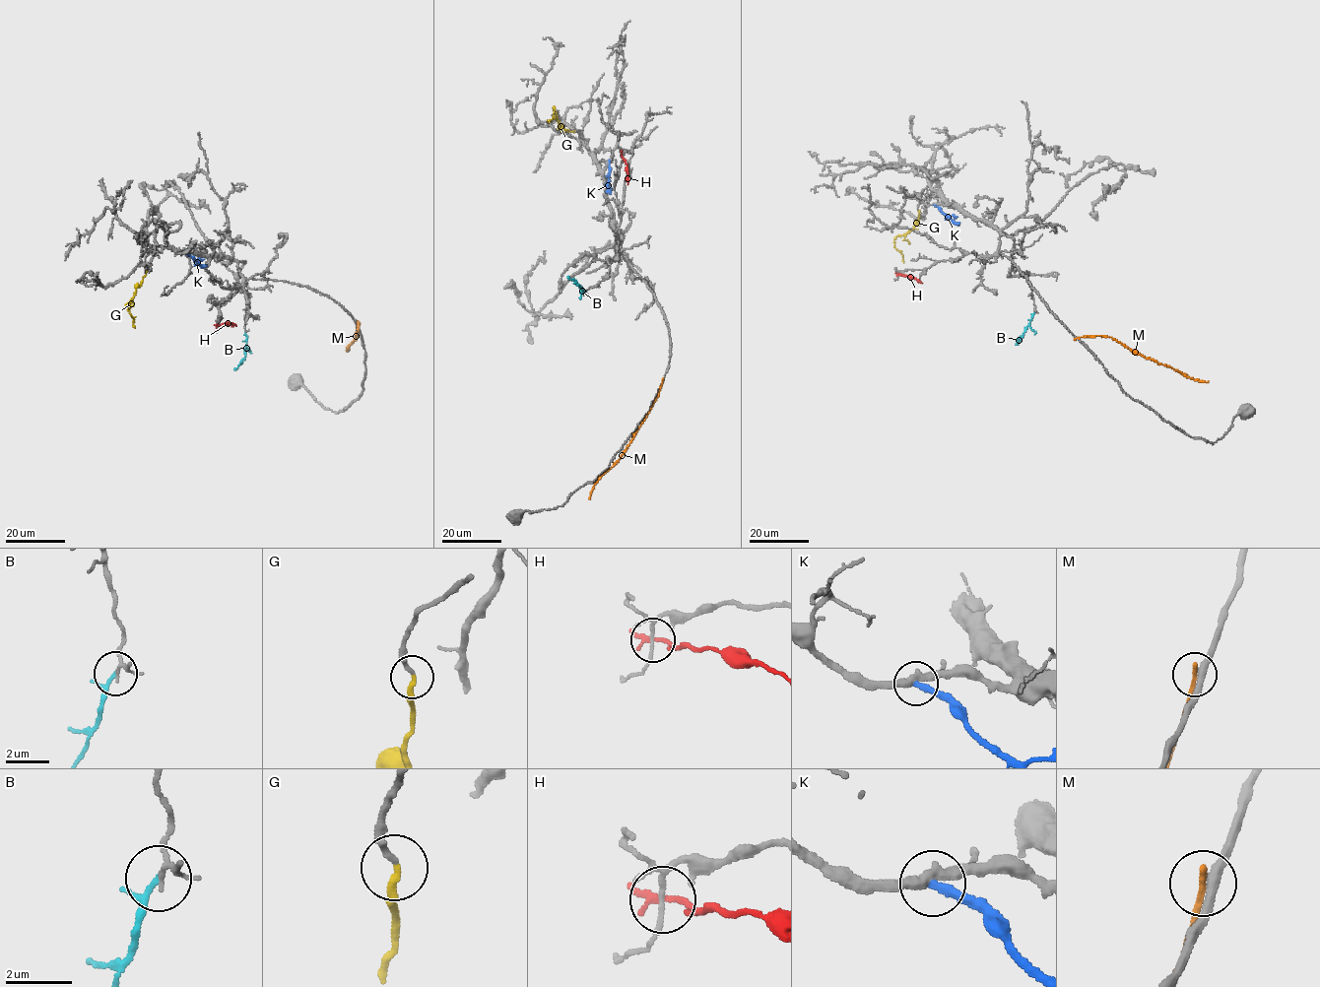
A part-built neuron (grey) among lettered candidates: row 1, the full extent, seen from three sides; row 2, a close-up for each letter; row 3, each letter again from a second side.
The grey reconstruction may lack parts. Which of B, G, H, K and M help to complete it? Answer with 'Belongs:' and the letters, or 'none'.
Belongs: G

